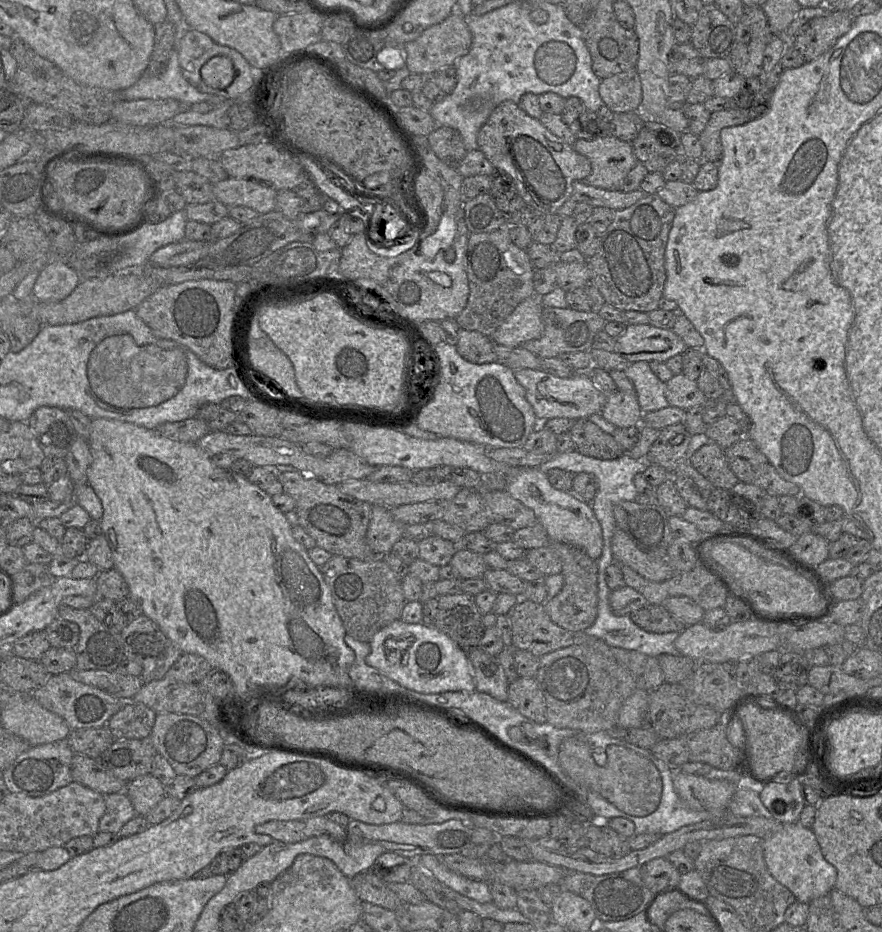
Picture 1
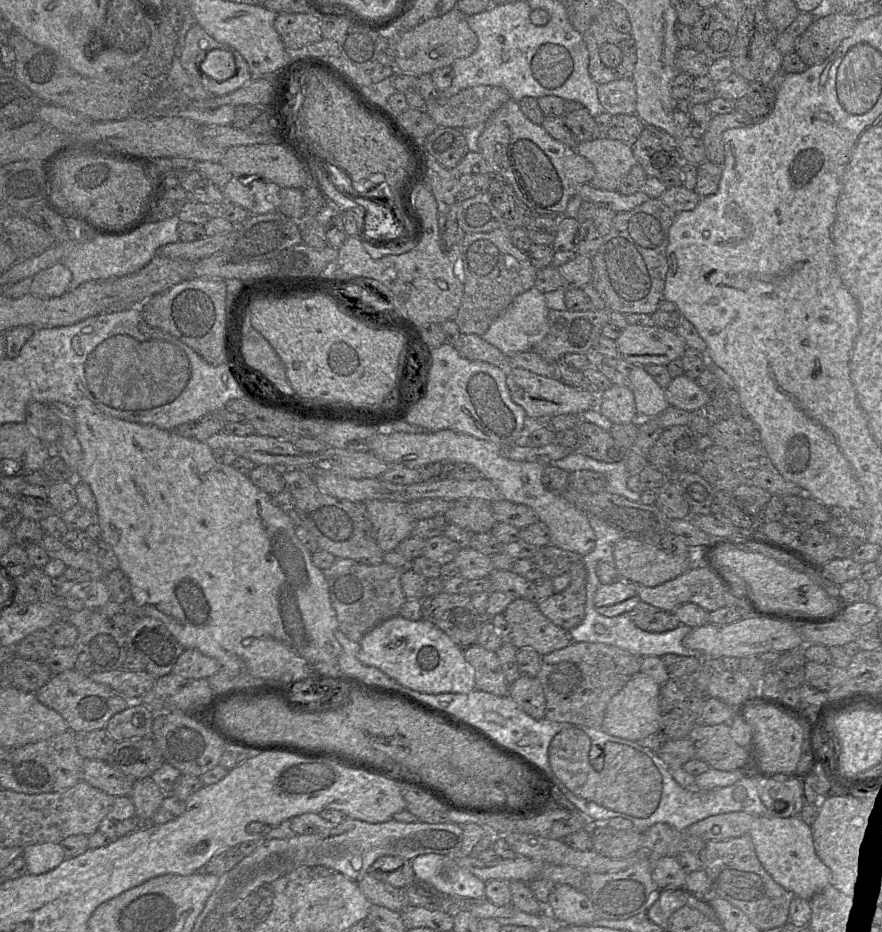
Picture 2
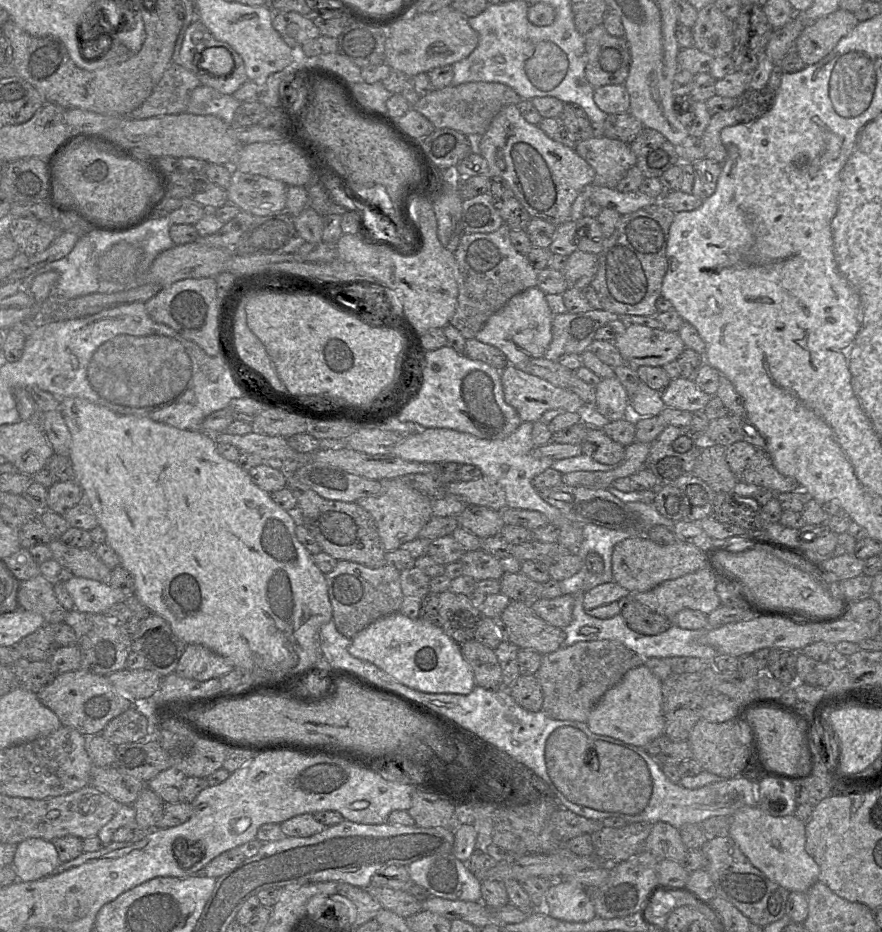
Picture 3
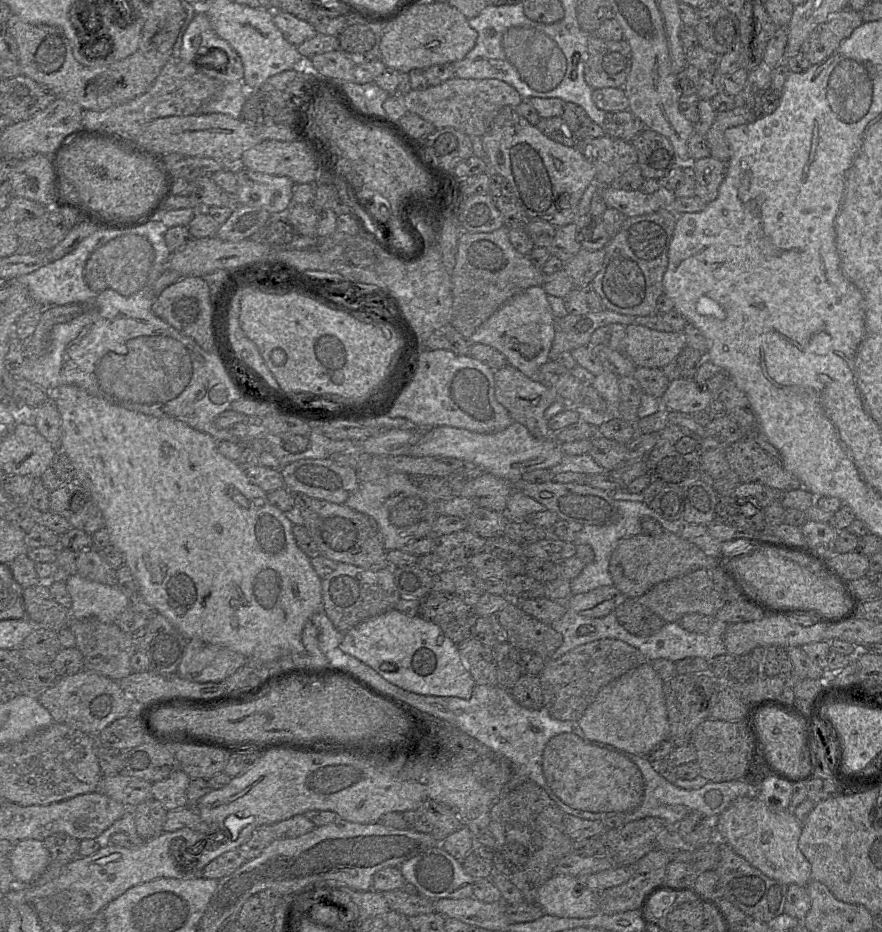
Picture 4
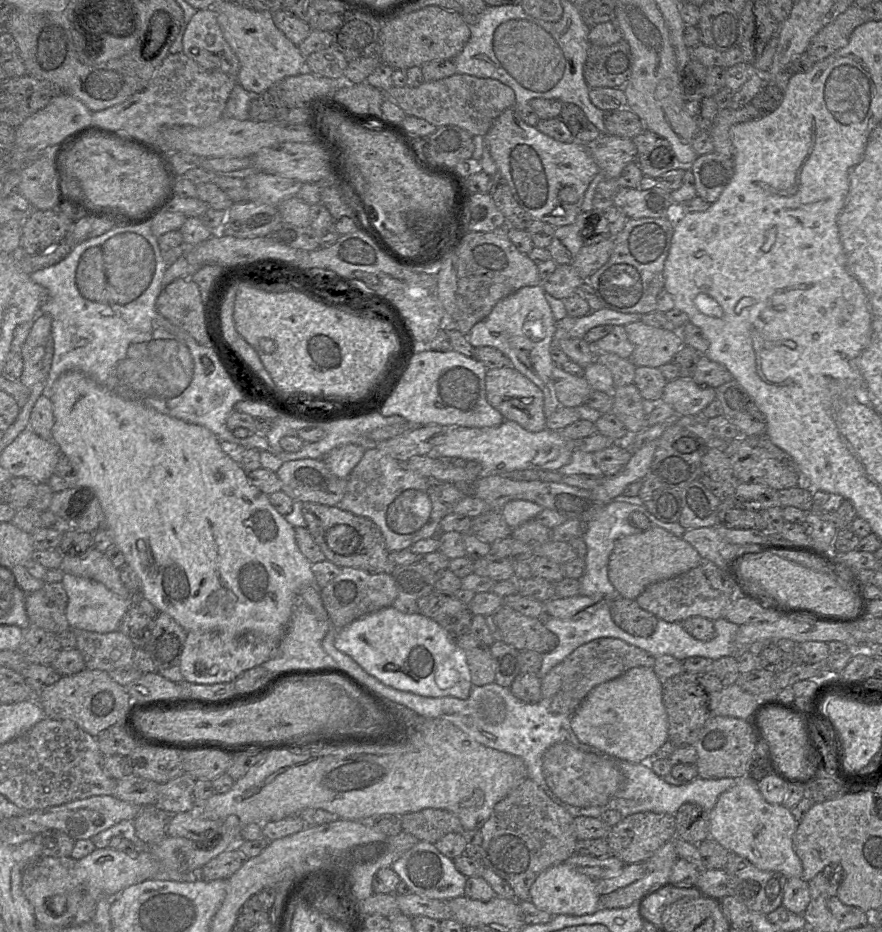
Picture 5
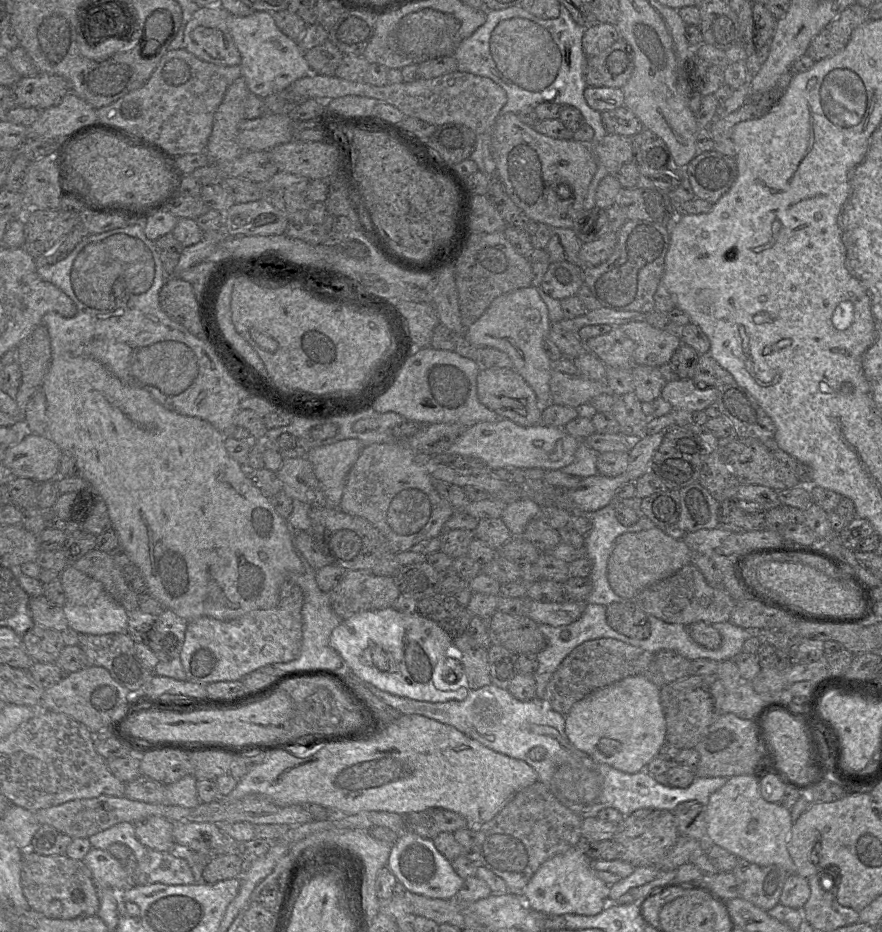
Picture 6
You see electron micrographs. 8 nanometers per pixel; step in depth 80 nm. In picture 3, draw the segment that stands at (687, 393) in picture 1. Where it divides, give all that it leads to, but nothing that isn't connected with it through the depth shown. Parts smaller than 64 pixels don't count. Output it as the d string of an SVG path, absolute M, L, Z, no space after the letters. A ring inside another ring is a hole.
M680 376L670 380L669 385L661 391L661 397L666 407L695 412L704 410L712 396L703 392L694 381Z

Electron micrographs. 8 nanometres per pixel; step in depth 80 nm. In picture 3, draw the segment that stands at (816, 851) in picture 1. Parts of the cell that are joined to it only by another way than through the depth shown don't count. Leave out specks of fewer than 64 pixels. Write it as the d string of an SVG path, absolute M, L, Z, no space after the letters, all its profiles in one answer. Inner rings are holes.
M759 805L742 807L730 816L729 836L755 868L789 892L806 893L818 882L819 866L805 848L805 823L794 814L776 817Z

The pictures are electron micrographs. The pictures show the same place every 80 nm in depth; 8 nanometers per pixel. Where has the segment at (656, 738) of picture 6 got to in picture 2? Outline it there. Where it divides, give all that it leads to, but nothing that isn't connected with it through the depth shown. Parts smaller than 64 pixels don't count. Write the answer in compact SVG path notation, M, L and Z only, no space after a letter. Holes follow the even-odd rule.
M643 672L633 676L610 700L601 729L619 738L640 741L660 731L660 684Z

